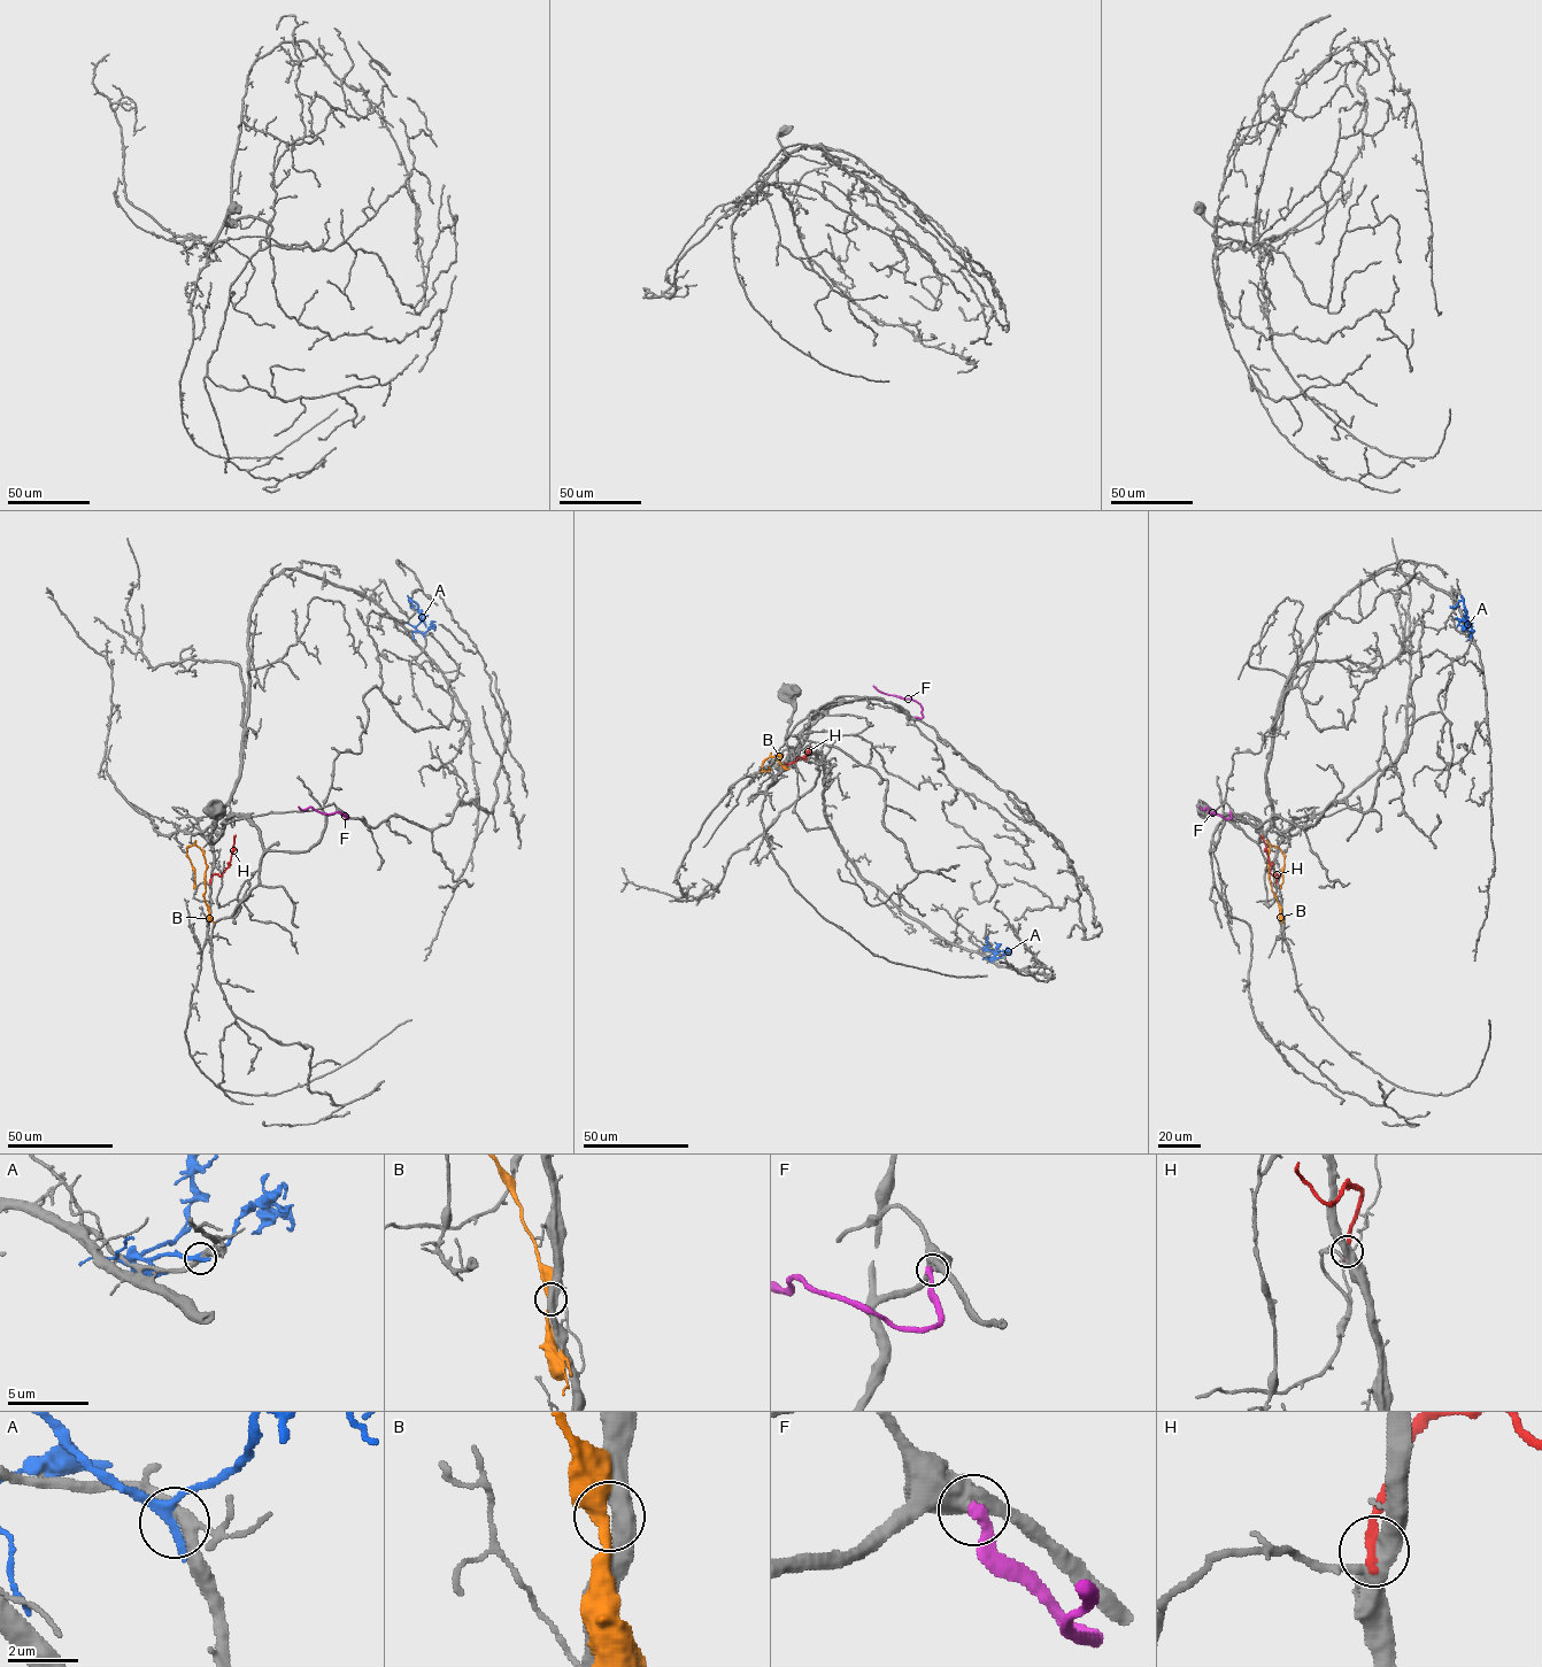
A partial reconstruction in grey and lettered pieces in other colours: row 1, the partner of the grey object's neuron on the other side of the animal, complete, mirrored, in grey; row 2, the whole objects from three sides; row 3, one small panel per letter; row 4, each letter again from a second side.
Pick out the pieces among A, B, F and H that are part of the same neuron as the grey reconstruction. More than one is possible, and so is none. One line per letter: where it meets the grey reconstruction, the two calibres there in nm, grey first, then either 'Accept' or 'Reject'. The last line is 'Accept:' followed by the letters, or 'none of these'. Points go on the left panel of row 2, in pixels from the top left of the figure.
A: Touches grey at (423, 634). Thickness 320 nm (grey) against 220 nm. Reject
B: Touches grey at (209, 910). Thickness 500 nm (grey) against 400 nm. Reject
F: Touches grey at (340, 811). Thickness 550 nm (grey) against 380 nm. Reject
H: Touches grey at (209, 882). Thickness 440 nm (grey) against 280 nm. Reject
Accept: none of these

